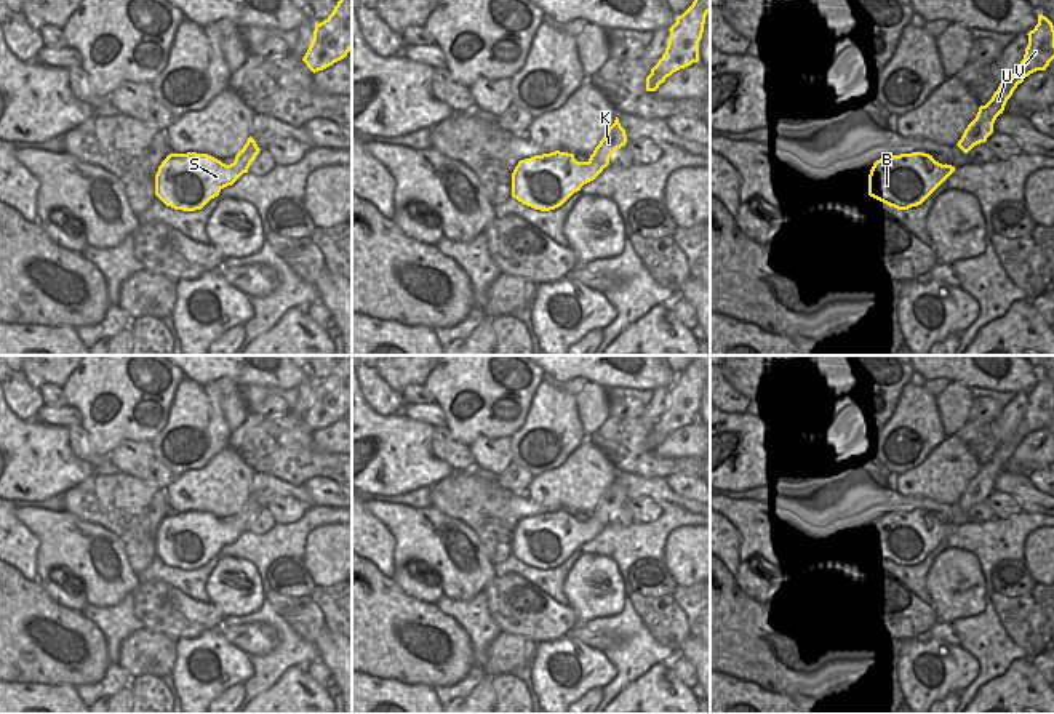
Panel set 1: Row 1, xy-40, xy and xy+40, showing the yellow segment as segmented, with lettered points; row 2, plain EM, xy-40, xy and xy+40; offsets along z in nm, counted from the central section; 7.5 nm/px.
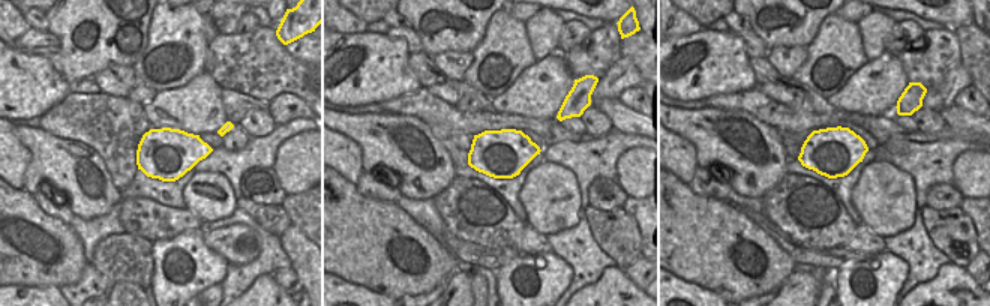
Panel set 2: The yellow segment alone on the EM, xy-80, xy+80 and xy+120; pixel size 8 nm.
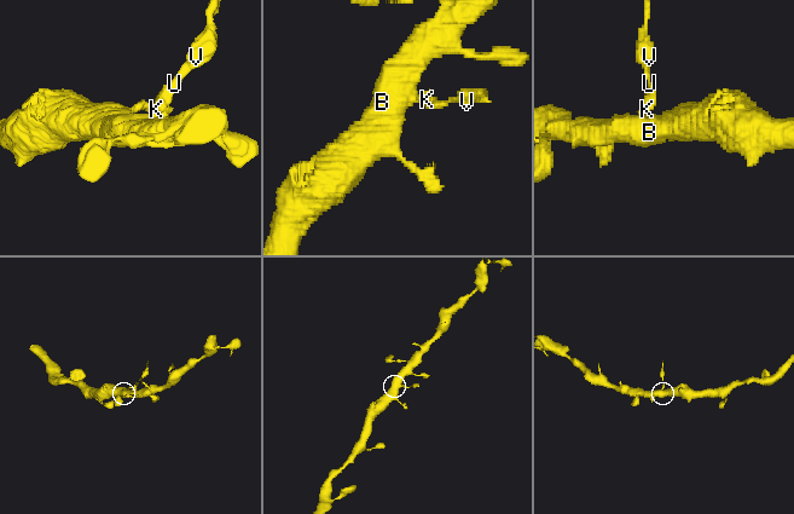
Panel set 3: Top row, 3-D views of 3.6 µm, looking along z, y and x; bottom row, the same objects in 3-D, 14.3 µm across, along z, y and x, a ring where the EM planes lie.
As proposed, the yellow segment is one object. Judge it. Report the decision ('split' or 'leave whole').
split

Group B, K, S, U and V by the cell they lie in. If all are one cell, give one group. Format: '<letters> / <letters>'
B S / K U V

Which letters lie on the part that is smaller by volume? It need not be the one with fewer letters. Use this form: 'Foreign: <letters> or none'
Foreign: K, U, V

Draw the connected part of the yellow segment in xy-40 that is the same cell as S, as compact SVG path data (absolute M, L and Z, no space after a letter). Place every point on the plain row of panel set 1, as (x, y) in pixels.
M170 512L155 533L155 554L174 568L202 568L243 531L238 517L226 523L208 512Z

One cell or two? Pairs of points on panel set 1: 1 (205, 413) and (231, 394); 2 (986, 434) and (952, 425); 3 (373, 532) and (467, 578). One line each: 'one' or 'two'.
1: two
2: two
3: two

